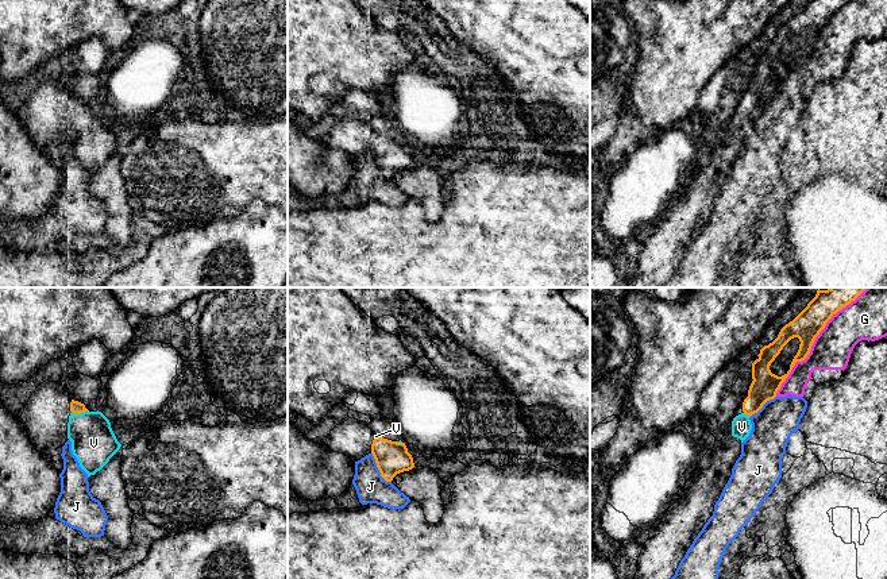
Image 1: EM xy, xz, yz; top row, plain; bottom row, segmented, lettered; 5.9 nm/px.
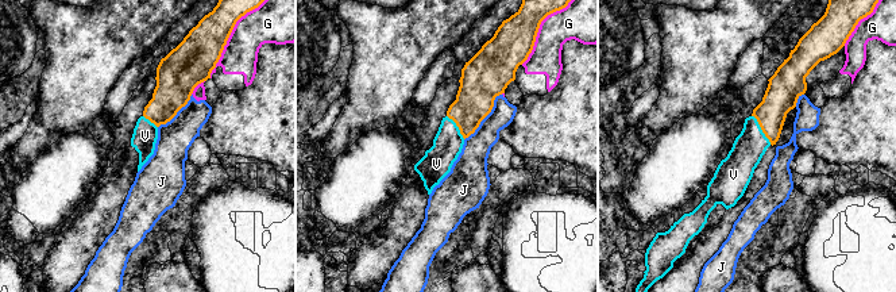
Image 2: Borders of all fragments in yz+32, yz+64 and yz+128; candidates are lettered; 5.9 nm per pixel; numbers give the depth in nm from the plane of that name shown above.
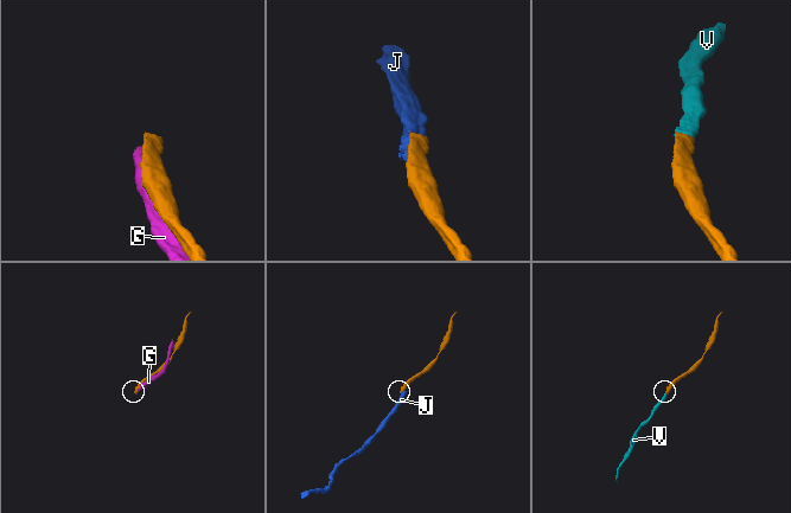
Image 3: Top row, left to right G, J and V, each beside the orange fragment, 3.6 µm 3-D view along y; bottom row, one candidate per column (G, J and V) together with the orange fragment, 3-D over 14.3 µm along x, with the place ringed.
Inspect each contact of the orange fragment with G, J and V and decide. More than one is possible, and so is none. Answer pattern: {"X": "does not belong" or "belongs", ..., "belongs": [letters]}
{"G": "does not belong", "J": "does not belong", "V": "belongs", "belongs": ["V"]}

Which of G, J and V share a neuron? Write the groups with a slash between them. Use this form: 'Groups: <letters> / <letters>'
Groups: G J / V

